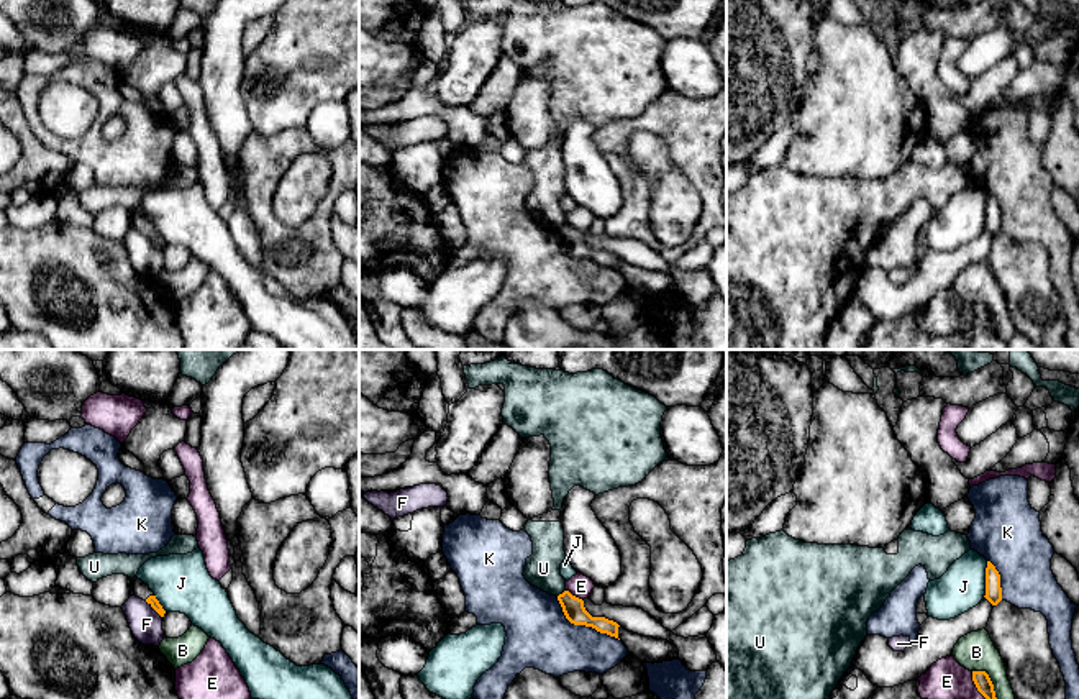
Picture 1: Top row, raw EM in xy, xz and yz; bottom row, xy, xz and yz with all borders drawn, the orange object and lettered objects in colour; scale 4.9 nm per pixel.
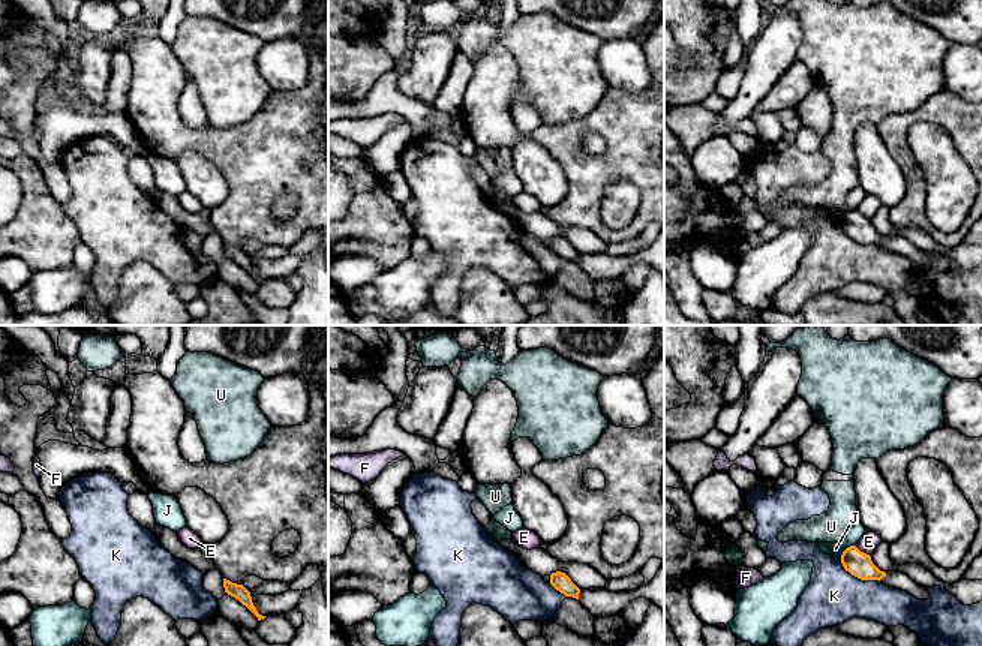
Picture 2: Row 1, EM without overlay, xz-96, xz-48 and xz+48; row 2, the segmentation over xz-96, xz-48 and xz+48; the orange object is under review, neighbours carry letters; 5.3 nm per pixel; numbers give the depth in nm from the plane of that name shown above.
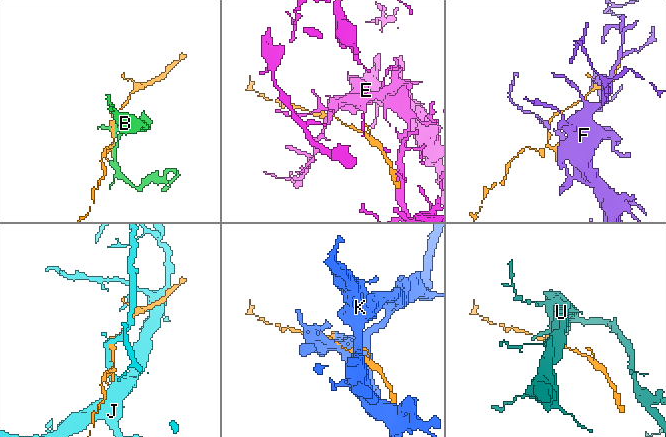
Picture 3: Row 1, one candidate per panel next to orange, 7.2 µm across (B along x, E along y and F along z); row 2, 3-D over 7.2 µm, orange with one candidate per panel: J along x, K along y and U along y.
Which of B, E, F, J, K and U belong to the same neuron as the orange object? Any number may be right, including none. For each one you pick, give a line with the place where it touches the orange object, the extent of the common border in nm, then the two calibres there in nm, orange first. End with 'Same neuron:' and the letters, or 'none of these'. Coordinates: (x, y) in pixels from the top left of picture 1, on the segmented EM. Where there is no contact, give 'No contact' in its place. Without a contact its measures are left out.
Same neuron: none of these

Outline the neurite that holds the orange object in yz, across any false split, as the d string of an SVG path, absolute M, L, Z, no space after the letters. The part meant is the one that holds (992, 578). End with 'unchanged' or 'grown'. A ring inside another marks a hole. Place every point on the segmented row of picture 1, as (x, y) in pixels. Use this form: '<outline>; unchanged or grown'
M987 561L986 568L986 596L992 605L997 605L1002 601L1000 574L995 566Z; unchanged

